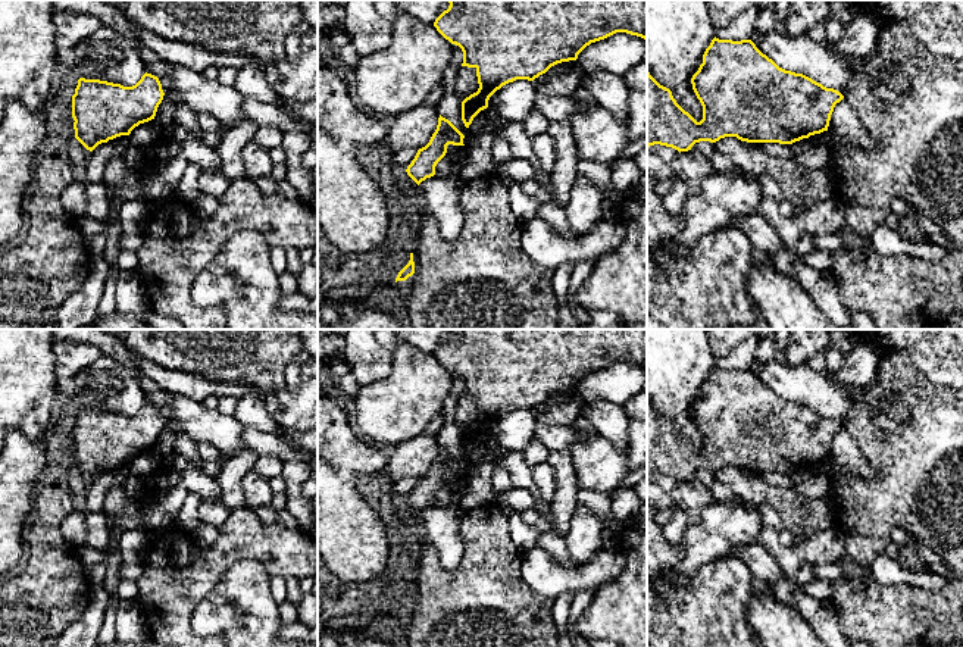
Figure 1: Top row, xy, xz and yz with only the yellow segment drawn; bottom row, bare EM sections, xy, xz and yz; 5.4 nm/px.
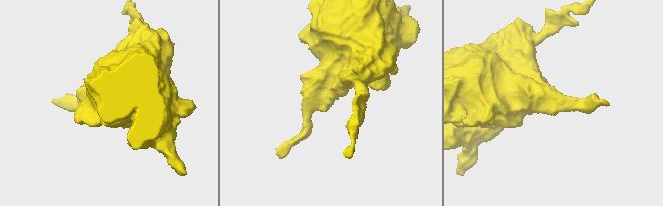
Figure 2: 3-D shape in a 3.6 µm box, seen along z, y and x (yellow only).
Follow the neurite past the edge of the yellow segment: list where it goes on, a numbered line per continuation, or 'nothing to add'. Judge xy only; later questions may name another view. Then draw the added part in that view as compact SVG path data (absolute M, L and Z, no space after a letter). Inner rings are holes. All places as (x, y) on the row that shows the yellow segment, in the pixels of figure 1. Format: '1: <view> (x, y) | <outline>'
nothing to add

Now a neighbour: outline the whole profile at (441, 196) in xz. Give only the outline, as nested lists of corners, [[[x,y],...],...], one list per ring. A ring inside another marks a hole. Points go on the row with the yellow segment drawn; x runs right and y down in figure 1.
[[[457,175],[426,178],[419,184],[419,201],[432,213],[447,241],[454,241],[463,226],[462,188],[463,181]]]

